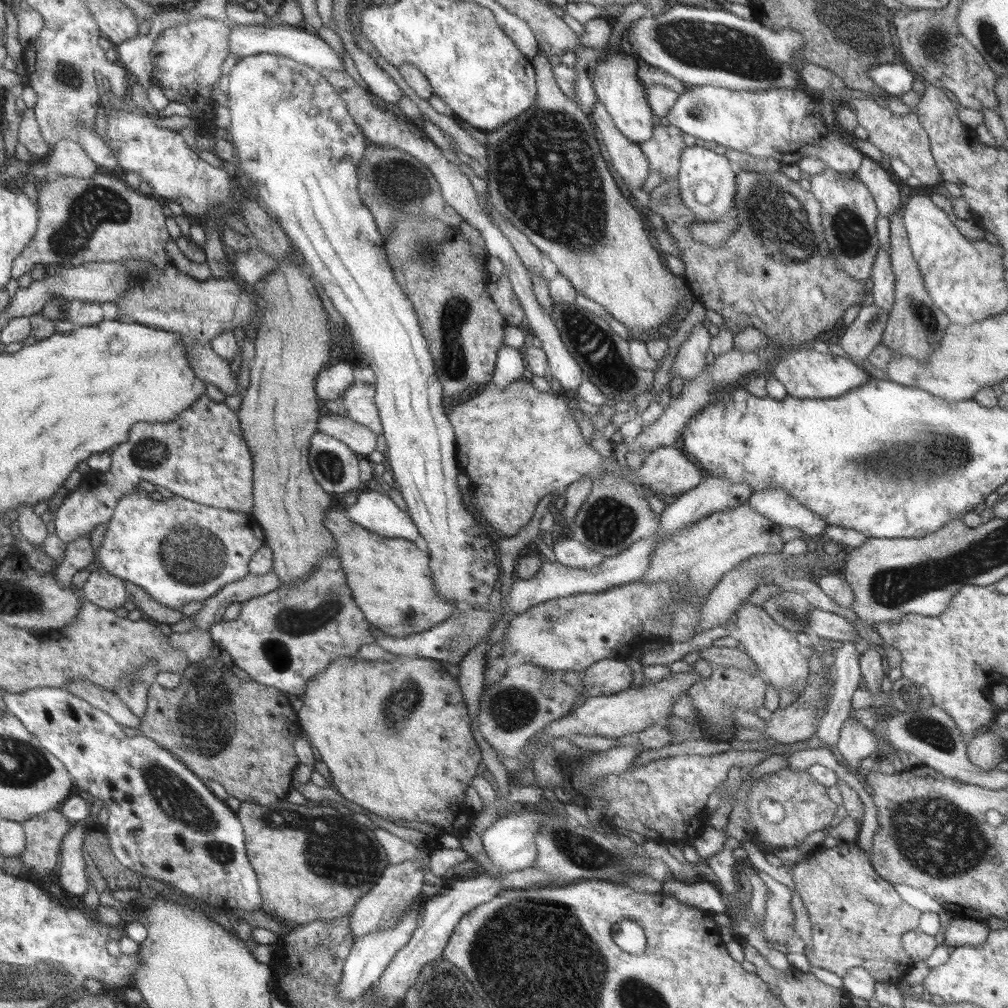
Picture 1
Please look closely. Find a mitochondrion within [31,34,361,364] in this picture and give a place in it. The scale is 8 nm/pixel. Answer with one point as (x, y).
(97, 204)

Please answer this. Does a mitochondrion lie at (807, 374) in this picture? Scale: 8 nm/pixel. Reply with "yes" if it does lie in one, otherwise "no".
no

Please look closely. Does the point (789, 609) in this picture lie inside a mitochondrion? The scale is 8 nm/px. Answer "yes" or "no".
yes

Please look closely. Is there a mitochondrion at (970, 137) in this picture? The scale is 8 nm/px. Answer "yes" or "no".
no

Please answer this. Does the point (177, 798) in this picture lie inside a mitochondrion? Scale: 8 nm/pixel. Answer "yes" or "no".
yes

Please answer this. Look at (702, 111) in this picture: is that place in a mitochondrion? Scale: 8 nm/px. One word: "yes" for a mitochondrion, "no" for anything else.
yes

